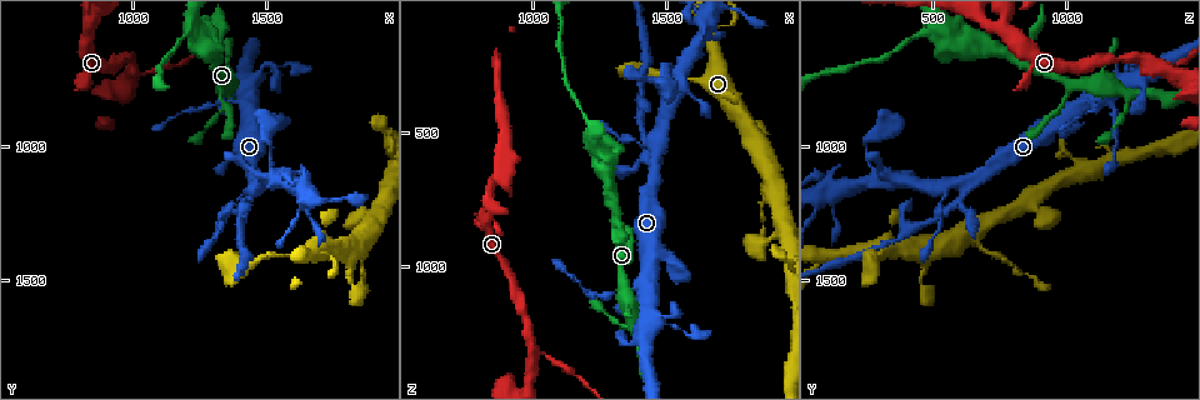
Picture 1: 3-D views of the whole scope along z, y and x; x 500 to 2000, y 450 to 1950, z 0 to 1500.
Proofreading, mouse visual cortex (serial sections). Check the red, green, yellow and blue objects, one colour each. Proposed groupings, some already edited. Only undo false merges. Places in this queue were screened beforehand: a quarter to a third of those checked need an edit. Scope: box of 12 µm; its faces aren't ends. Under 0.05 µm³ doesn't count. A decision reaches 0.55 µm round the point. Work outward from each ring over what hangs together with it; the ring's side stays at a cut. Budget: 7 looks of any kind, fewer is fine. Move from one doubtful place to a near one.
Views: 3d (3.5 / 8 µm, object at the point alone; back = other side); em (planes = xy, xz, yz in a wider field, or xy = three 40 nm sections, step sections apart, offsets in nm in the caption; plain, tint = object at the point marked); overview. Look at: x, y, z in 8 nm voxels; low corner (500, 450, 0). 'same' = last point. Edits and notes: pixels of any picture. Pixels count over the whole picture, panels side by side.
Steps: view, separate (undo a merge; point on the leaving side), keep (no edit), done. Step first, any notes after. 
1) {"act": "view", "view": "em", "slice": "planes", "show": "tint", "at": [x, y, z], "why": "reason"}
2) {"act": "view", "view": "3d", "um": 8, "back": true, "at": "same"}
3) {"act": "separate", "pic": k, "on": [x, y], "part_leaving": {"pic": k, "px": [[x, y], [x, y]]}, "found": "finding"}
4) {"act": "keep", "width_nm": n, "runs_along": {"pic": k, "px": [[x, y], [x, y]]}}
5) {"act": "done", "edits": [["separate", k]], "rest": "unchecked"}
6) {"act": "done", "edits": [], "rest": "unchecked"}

{"act": "view", "view": "3d", "um": 3.5, "at": [1430, 820, 1120], "why": "four arms meet"}

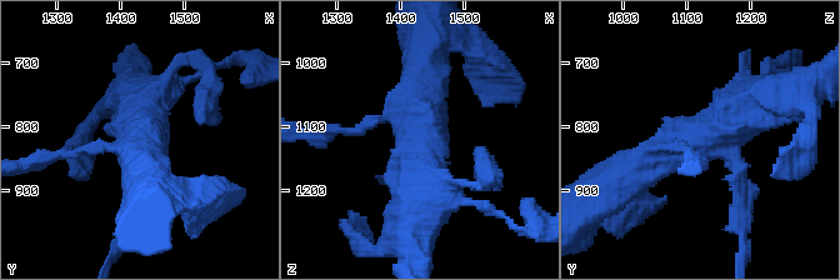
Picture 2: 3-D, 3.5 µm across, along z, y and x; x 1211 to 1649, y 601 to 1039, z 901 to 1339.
{"act": "view", "view": "em", "slice": "xy", "step": 1, "show": "tint", "at": [1425, 815, 1115], "arms": 4, "arm_widths_nm": [150, 150, 500, 500]}

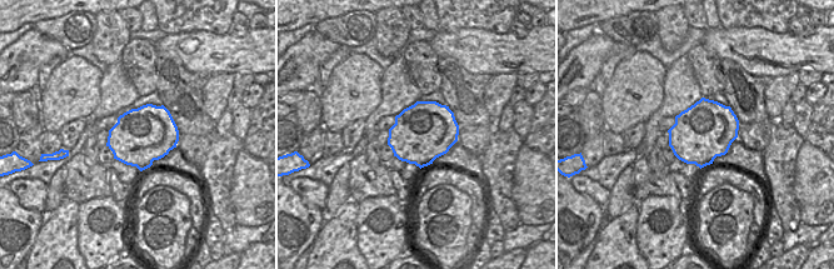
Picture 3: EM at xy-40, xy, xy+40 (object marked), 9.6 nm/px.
{"act": "separate", "pic": 2, "on": [749, 205], "part_leaving": {"pic": 2, "px": [[736, 165], [743, 261]]}, "found": "two cells meet here"}

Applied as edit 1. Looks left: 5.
{"act": "view", "view": "3d", "um": 3.5, "at": [1420, 1190, 540], "why": "thin neck"}

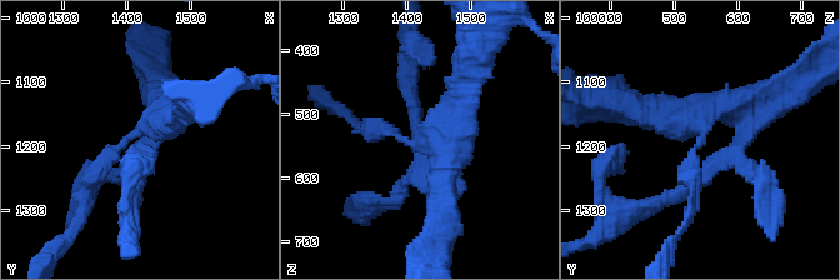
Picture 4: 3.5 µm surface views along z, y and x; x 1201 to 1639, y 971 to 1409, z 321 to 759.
{"act": "view", "view": "em", "slice": "planes", "show": "tint", "at": [1410, 1180, 545], "arm_widths_nm": [200, 350], "why": "need the tissue"}

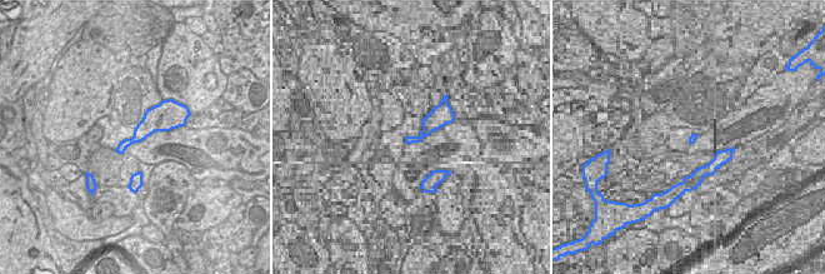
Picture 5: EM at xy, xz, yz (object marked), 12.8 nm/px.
{"act": "keep", "found": "one cell here"}

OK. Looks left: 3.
{"act": "view", "view": "3d", "um": 3.5, "at": [990, 690, 1300], "why": "three-way junction"}

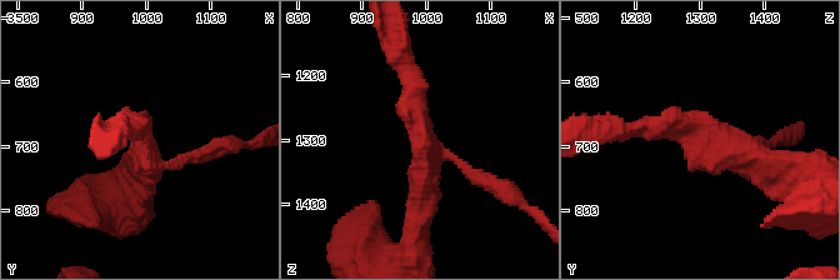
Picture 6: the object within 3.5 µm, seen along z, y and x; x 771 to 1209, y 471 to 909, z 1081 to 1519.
{"act": "view", "view": "em", "slice": "xy", "step": 5, "show": "plain", "at": [995, 690, 1315], "arms": 3, "arm_widths_nm": [150, 250, 300]}

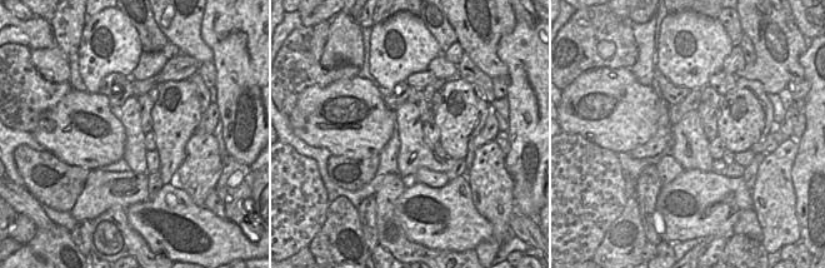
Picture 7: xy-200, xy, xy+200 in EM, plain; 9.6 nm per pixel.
{"act": "view", "view": "em", "slice": "xy", "step": 5, "show": "tint", "at": "same", "why": "where the object lies"}

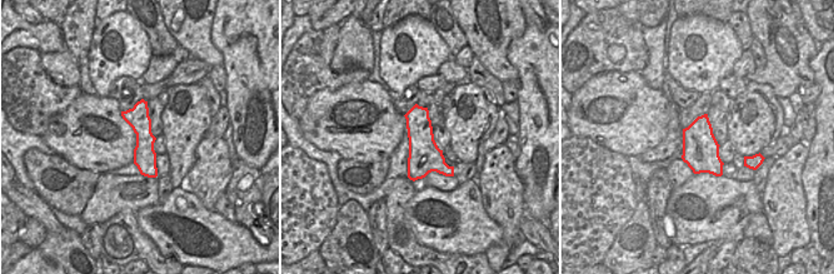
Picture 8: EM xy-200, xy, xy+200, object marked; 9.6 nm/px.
{"act": "keep", "runs_along": {"pic": 8, "px": [[140, 104], [144, 158], [153, 174]]}, "found": "one cell here"}

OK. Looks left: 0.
{"act": "done", "edits": [["separate", 2]], "rest": "unchecked"}

